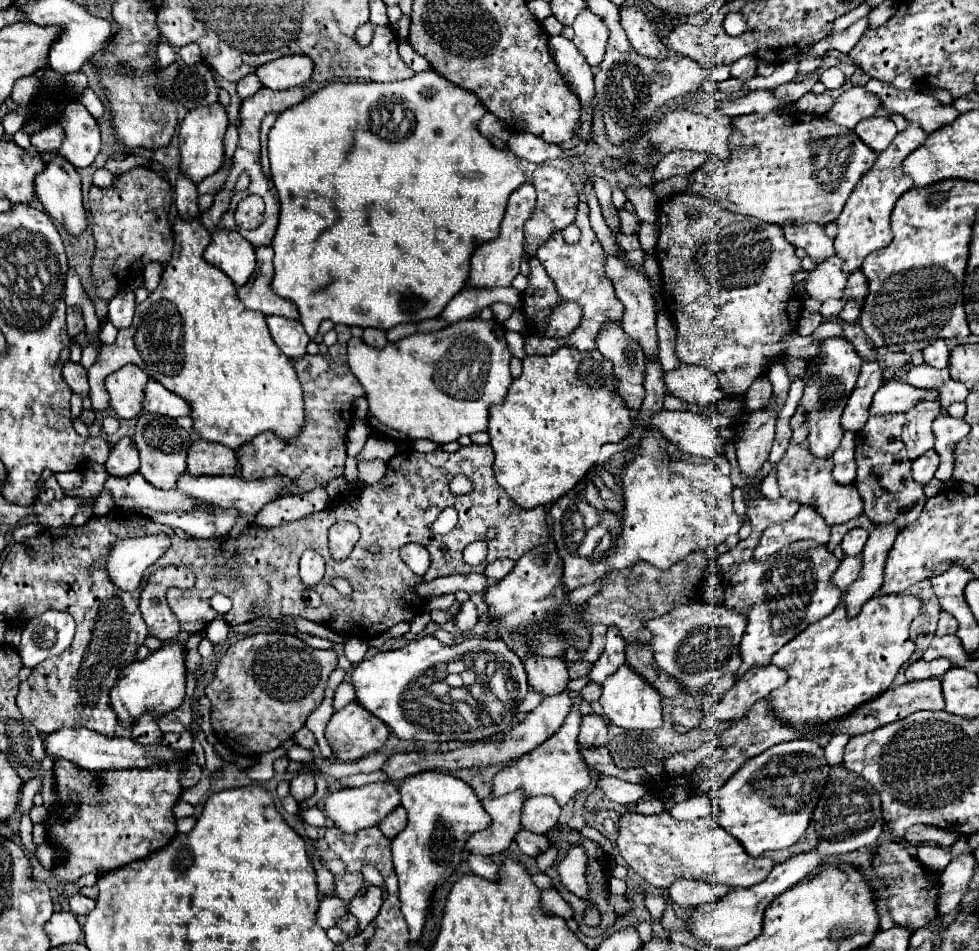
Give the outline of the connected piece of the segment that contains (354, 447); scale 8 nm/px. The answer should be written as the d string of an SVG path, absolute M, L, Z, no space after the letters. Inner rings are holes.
M354 417L352 429L348 431L348 445L346 445L348 447L348 455L356 457L362 451L364 443L368 441L368 437L370 437L370 427L366 425L366 421Z

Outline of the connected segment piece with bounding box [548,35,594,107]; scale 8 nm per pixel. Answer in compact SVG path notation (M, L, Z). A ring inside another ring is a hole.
M562 35L550 37L548 43L550 43L550 53L554 55L556 65L560 69L560 75L580 97L580 103L584 107L590 107L594 99L594 77L586 57L576 49L576 45L570 39Z

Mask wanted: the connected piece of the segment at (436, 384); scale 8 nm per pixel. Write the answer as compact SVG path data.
M478 317L452 323L438 333L410 335L396 345L388 343L384 349L374 349L356 337L348 341L348 365L366 391L368 423L374 431L396 443L430 439L436 445L444 445L456 441L460 435L486 431L490 407L504 403L512 383L510 359L512 355L504 341L504 325L494 319L482 321Z

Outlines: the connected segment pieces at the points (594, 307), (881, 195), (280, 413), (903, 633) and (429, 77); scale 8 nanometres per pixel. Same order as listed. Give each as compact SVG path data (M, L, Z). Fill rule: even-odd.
M578 205L575 224L580 227L581 235L578 243L570 245L564 241L562 233L556 231L552 233L552 237L540 245L540 249L536 251L536 257L540 259L540 263L544 265L544 269L548 271L548 275L552 277L552 281L558 287L558 293L564 299L572 299L576 301L582 311L584 311L584 319L582 325L568 337L564 339L550 339L550 337L538 337L538 335L530 335L526 339L526 355L552 355L552 351L560 349L560 347L574 347L578 351L592 351L596 349L596 335L600 333L600 327L604 325L606 319L622 319L624 313L624 305L618 301L612 281L606 277L604 271L604 249L600 245L600 241L596 239L596 233L590 227L588 221L588 205Z
M910 123L904 131L900 131L890 147L876 157L872 169L860 179L860 185L852 191L848 205L844 205L844 213L836 221L838 237L834 239L834 247L840 259L844 259L844 273L854 273L860 269L864 257L876 249L884 249L892 243L892 229L890 229L890 213L896 201L914 187L914 181L902 171L902 161L926 141L924 129L920 125Z
M176 219L174 223L174 253L166 265L166 271L158 283L158 287L150 293L150 297L136 307L134 321L128 329L118 331L118 339L112 345L101 344L98 335L100 322L91 300L86 299L82 283L74 267L68 267L66 279L66 305L82 307L85 330L92 335L92 343L100 344L98 361L88 369L90 379L90 401L94 411L106 411L110 397L103 386L106 375L118 371L120 367L134 363L138 365L150 379L162 383L168 391L184 397L190 405L194 419L194 433L210 443L220 443L230 449L240 449L244 443L250 443L256 435L264 431L272 431L278 439L290 441L300 435L304 427L304 399L302 385L296 377L294 365L290 357L280 353L278 345L272 341L268 333L266 319L260 311L250 311L242 305L236 295L236 287L226 273L208 265L202 259L204 249L210 243L210 233L202 227L200 221L184 221Z
M882 595L870 599L858 617L850 619L846 615L844 605L838 605L834 613L828 617L808 625L804 633L798 633L788 645L784 645L778 653L774 653L772 663L788 673L788 683L776 693L770 693L768 703L770 711L780 717L786 725L808 731L822 731L832 721L840 721L850 715L860 705L882 695L894 681L900 667L914 653L914 641L910 639L910 623L920 613L920 599L914 595Z
M436 71L428 73L416 73L412 79L404 81L392 81L392 83L330 83L304 99L302 103L286 109L276 119L274 127L268 135L268 155L270 155L270 171L272 181L278 189L280 197L280 223L272 241L274 247L274 279L272 289L276 295L292 301L298 307L300 321L310 337L307 353L319 353L319 346L314 342L318 327L324 319L330 319L332 323L344 323L348 327L374 327L388 331L390 327L398 323L410 323L410 321L424 321L440 315L440 309L448 305L448 301L460 293L468 281L468 261L470 255L478 245L484 241L492 241L500 233L500 221L506 213L506 203L510 193L524 185L526 173L520 169L520 159L510 149L498 149L494 147L478 129L476 123L486 113L484 105L480 105L480 99L474 93L468 93L466 89L460 89L458 85L452 85L444 77L440 77ZM400 105L404 107L406 115L414 115L414 125L410 133L404 137L396 137L396 129L392 127L392 109Z

